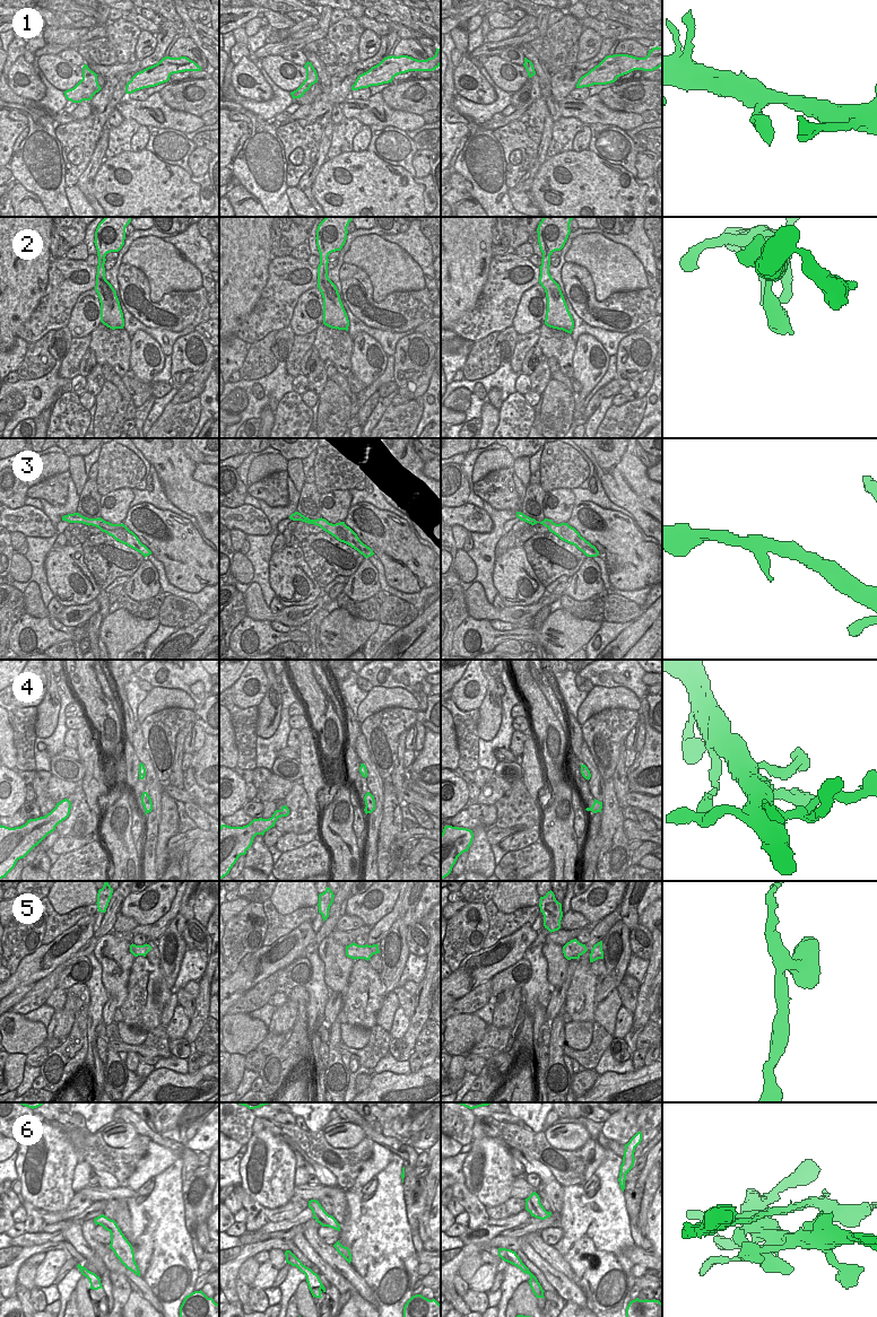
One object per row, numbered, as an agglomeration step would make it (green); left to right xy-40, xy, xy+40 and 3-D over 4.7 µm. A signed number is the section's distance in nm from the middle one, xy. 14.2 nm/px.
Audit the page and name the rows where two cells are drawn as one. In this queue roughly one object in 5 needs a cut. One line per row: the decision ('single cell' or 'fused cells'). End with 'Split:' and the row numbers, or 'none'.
1: single cell
2: single cell
3: single cell
4: single cell
5: single cell
6: fused cells
Split: 6

